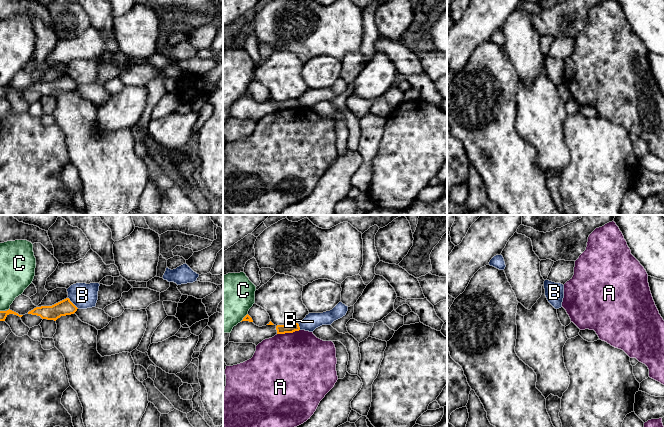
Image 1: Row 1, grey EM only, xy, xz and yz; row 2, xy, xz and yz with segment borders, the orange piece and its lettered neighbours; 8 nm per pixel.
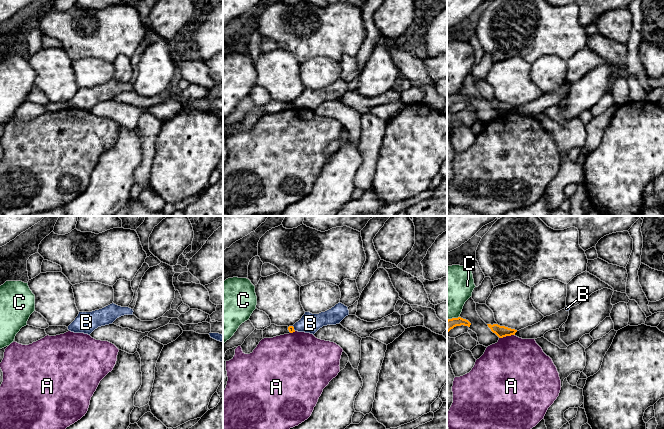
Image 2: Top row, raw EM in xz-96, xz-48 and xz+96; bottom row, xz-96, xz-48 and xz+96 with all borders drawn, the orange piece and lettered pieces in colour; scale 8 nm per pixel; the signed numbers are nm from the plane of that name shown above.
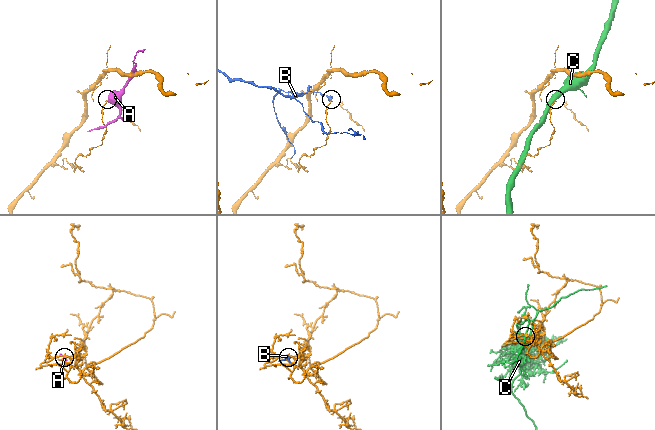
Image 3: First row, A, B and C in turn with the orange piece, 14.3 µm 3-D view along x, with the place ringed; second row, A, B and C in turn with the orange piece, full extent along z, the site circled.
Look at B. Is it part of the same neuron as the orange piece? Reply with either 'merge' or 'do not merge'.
do not merge

